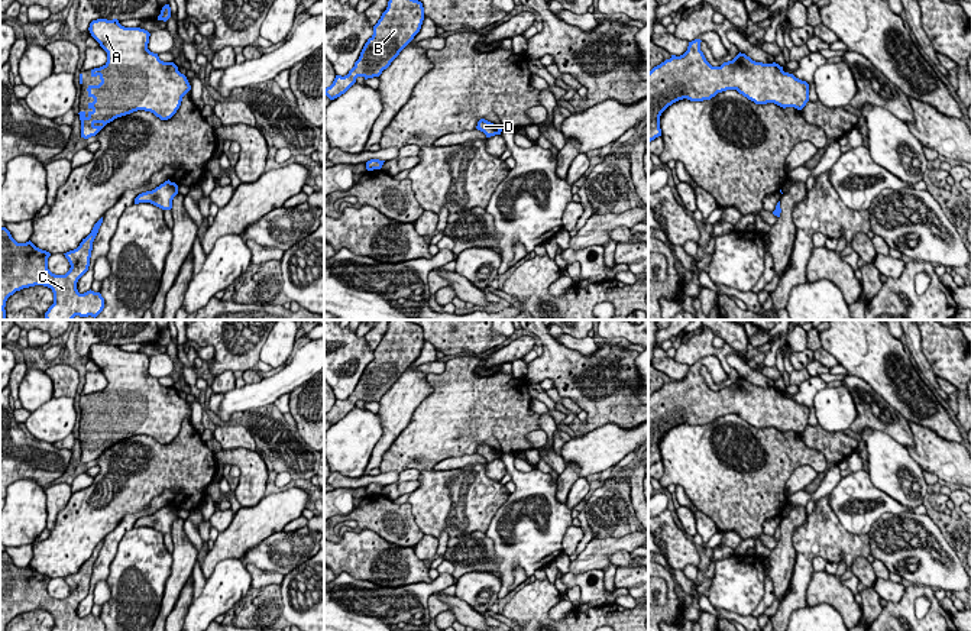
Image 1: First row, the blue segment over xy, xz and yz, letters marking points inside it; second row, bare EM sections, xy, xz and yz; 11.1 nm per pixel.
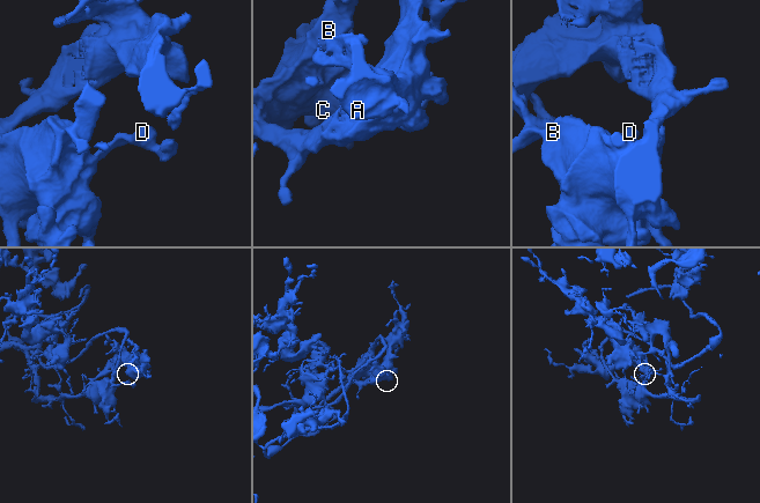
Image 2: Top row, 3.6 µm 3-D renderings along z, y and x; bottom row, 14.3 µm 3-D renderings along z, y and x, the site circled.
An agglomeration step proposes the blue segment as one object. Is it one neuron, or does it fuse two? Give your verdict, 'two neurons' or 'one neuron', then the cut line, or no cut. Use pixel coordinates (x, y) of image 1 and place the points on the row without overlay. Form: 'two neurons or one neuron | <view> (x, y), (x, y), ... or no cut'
one neuron | no cut

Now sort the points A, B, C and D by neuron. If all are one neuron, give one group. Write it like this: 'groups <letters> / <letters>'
groups A B C D

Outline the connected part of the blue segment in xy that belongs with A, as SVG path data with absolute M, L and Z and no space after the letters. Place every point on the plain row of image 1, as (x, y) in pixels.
M97 343L88 352L91 360L107 376L107 386L91 394L91 401L100 401L98 410L88 410L90 436L80 436L81 462L96 460L107 447L137 434L153 437L161 444L171 443L181 430L182 421L191 414L184 398L174 386L164 386L158 378L148 373L150 357L140 352L124 352L117 343Z

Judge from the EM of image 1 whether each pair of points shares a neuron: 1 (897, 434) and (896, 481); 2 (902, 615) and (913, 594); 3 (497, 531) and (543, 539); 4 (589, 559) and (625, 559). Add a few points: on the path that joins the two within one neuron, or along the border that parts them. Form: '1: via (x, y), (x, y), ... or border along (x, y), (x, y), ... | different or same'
1: border along (867, 427), (889, 434), (905, 447) | different
2: via (905, 610), (909, 599) | same
3: via (508, 531), (523, 531), (531, 537) | same
4: border along (628, 552), (615, 552), (609, 563) | different

